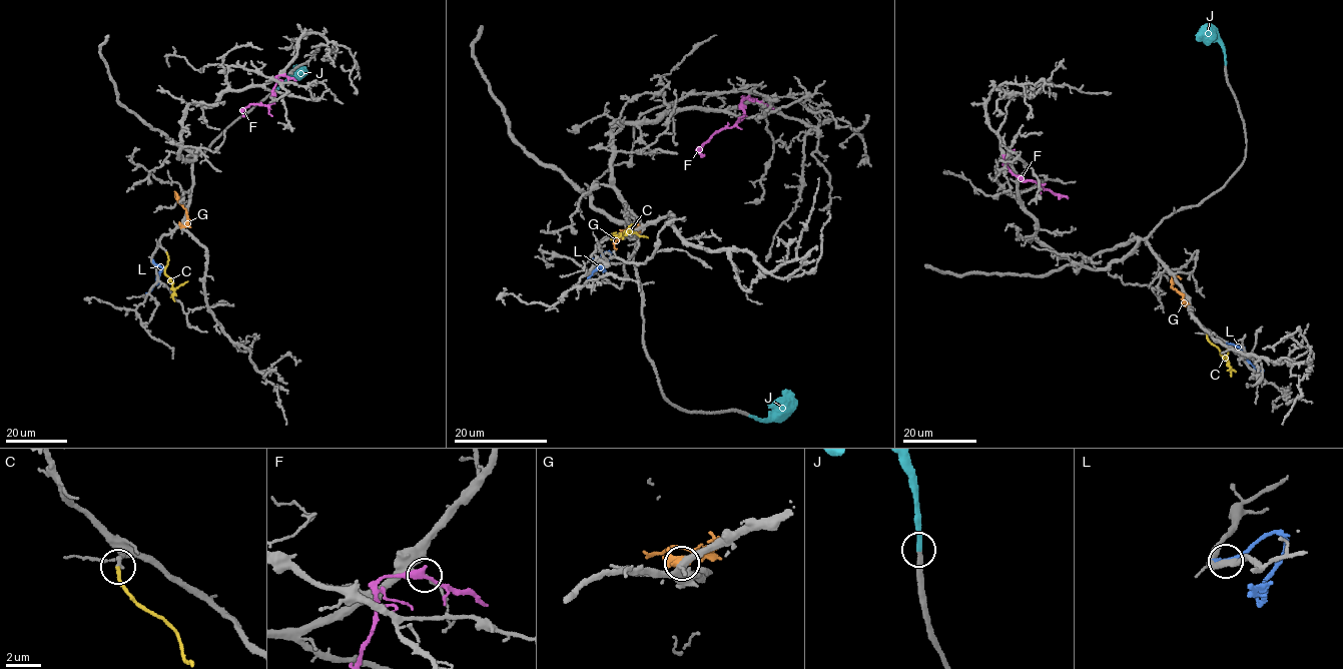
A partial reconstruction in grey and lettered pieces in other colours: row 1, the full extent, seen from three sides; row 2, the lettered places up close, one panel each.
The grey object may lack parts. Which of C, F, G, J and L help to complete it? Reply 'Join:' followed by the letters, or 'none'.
Join: C, J

